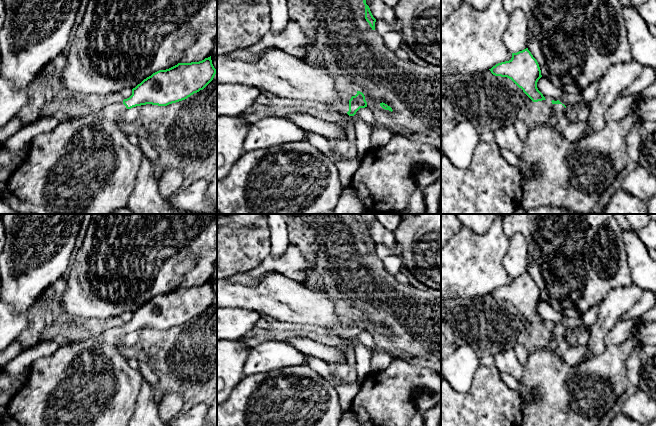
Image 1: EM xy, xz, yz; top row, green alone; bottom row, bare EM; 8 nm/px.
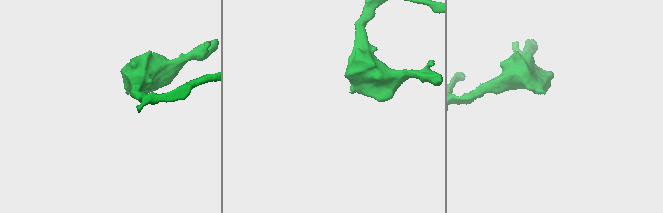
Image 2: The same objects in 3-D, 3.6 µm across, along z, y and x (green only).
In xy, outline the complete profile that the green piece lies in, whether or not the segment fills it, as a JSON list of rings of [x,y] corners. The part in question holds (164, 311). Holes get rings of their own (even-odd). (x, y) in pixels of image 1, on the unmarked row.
[[[211,280],[199,286],[178,287],[144,303],[132,313],[132,319],[122,327],[107,329],[100,336],[85,341],[72,342],[49,356],[37,359],[30,367],[26,383],[7,404],[1,423],[5,426],[128,426],[144,378],[138,369],[133,369],[129,365],[129,359],[119,352],[117,343],[123,340],[127,333],[136,330],[167,330],[185,324],[203,314],[216,297]]]

